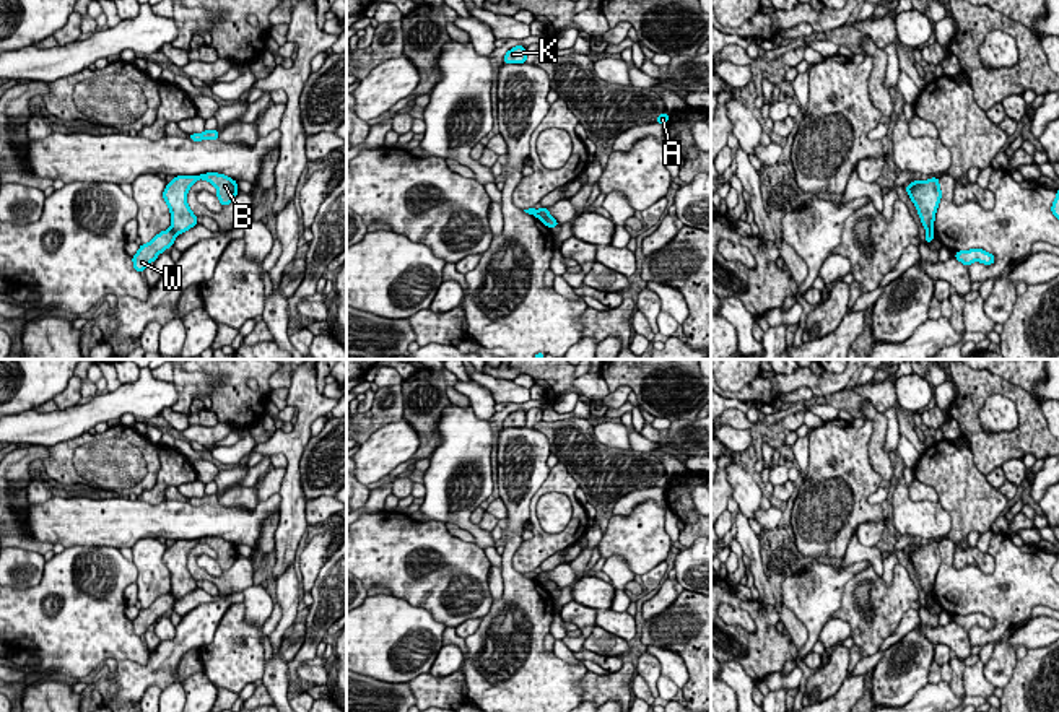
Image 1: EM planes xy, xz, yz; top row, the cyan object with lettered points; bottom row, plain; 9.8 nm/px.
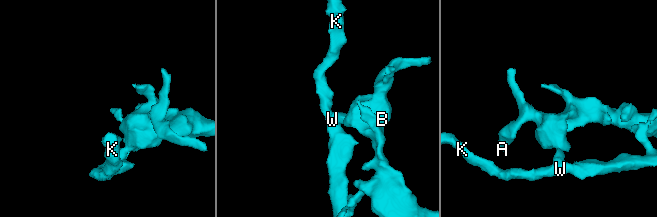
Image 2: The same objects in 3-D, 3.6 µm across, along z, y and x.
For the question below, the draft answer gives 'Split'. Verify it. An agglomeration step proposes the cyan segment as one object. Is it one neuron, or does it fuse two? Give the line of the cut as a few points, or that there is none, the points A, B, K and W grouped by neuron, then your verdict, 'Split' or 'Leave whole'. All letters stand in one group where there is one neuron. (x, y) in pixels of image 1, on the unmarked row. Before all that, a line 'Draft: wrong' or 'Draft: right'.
Draft: right
Split along xy (171, 592), (176, 599). Groups: A B / K W. Split

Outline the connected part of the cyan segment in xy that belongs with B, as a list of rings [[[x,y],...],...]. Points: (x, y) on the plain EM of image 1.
[[[224,538],[176,540],[172,546],[166,548],[163,556],[163,562],[171,575],[171,593],[176,600],[198,588],[197,580],[187,569],[187,556],[198,543],[208,545],[216,551],[216,561],[221,571],[229,569],[239,556],[238,546]]]

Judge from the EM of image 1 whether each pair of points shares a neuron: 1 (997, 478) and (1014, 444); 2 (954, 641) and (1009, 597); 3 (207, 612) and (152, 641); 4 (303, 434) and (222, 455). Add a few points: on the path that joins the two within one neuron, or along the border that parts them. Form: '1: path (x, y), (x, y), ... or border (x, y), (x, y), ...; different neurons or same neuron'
1: border (1001, 465), (986, 475); different neurons
2: border (967, 631), (967, 639), (971, 646); different neurons
3: border (161, 641), (152, 651); different neurons
4: border (256, 444), (251, 451); different neurons

